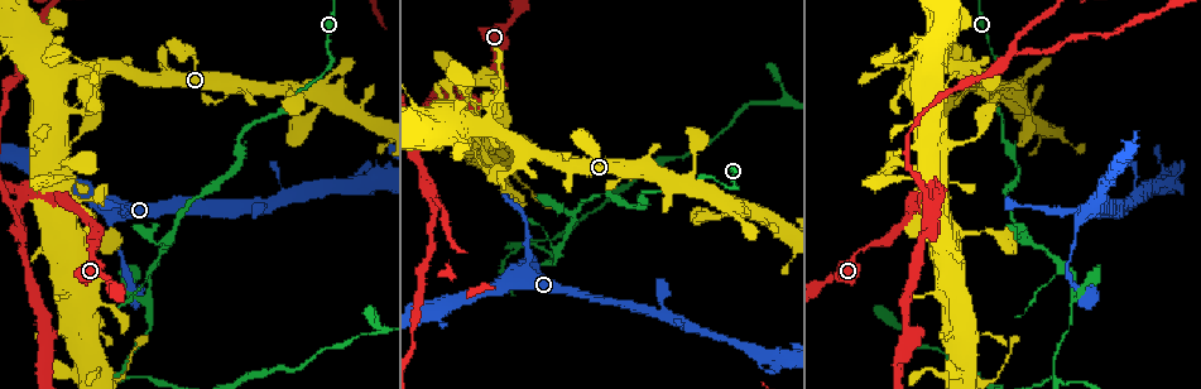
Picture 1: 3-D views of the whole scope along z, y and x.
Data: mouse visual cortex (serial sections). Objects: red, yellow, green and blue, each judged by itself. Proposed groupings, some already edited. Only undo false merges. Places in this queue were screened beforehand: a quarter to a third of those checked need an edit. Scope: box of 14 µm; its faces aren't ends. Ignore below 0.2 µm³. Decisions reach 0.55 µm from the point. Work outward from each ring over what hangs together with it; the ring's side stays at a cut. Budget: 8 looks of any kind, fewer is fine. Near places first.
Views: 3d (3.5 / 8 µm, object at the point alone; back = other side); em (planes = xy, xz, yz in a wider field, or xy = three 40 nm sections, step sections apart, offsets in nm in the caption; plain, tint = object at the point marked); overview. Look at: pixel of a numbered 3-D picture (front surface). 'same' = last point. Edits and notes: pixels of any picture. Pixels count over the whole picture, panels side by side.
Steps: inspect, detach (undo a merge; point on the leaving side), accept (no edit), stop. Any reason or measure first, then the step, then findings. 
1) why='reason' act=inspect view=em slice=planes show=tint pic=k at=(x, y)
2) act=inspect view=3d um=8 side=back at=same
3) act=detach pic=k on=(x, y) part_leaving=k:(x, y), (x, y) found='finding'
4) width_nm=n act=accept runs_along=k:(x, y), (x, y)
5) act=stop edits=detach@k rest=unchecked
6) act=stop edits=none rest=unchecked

why='two arms in line, one across' act=inspect view=3d um=3.5 pic=1 at=(17, 210)

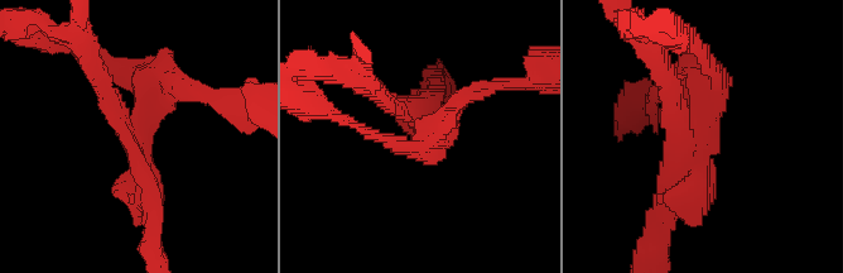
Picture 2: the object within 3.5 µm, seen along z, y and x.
arms=3 arm_widths_nm=200,350,350 act=inspect view=em slice=xy step=2 show=tint pic=2 at=(134, 132)

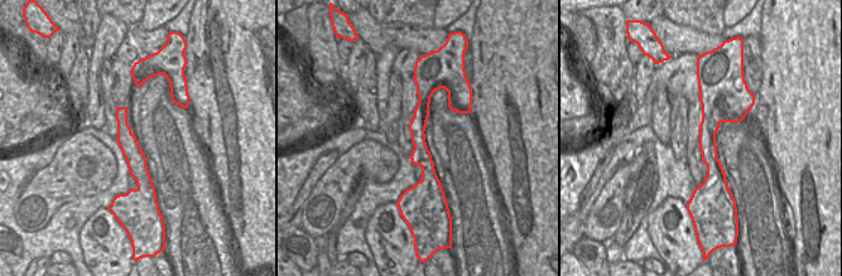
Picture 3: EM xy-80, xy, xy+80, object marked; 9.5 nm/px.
why='another direction' act=inspect view=em slice=xy step=5 show=tint at=same

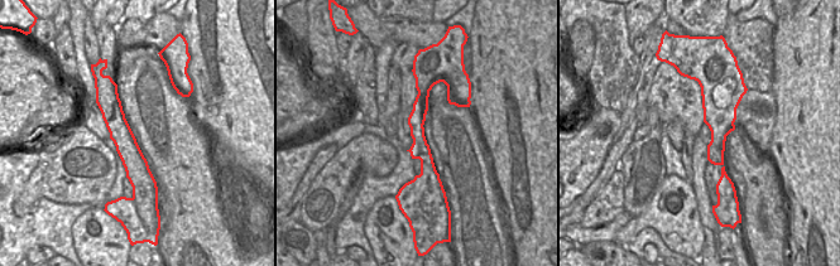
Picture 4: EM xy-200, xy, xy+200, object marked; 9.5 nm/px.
act=detach pic=2 on=(432, 70) part_leaving=2:(410, 121), (367, 86), (364, 76) found='a second cell is stuck on'

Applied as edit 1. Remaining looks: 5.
act=inspect view=overview

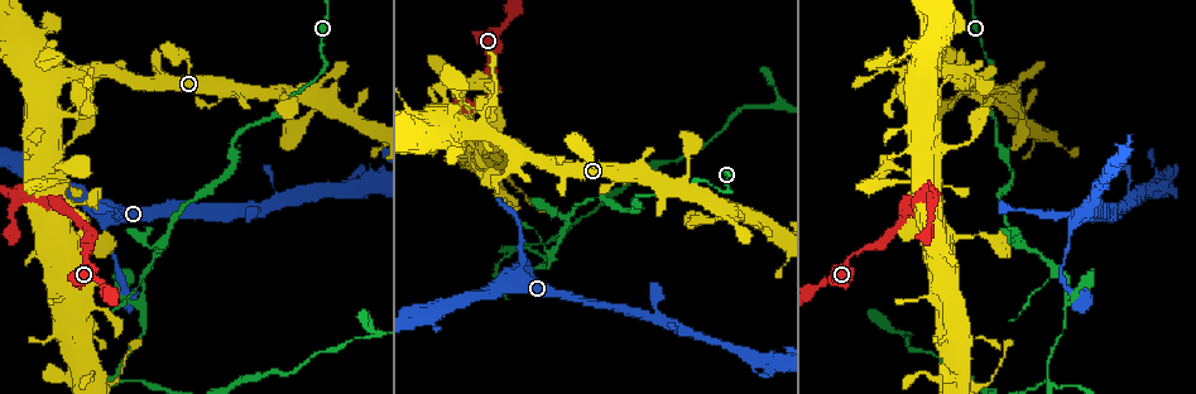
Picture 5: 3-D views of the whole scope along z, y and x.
act=inspect view=3d um=8 pic=5 at=(543, 267)

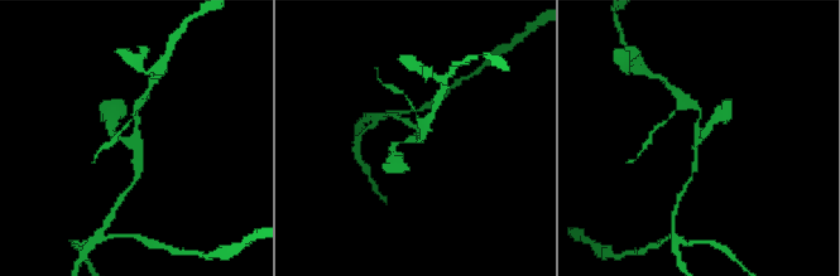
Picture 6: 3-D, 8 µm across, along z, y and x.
why='zoom in' act=inspect view=3d um=3.5 pic=6 at=(135, 138)

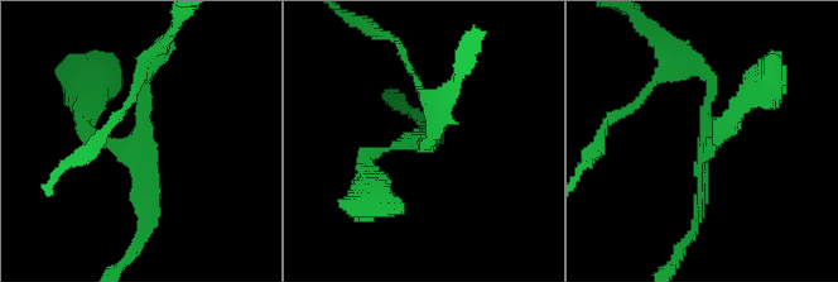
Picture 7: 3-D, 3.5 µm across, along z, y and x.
why='need the tissue' act=inspect view=em slice=planes show=tint pic=7 at=(707, 146)

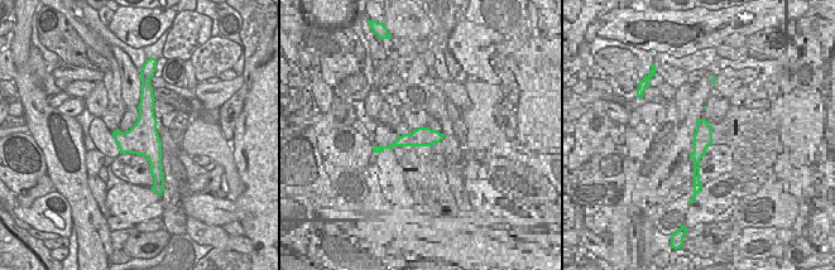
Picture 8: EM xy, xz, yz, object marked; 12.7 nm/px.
act=accept runs_along=7:(701, 65), (711, 100), (694, 228) found='continuous, no second cell'

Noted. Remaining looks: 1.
why='abrupt turn' act=inspect view=3d um=3.5 side=back pic=5 at=(101, 226)

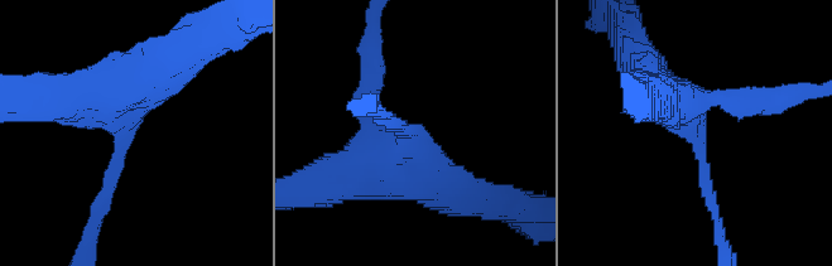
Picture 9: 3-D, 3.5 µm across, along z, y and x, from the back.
act=accept runs_along=9:(659, 97), (695, 125), (711, 206) found='all the same cell'

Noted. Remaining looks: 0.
act=stop edits=detach@2 rest=unchecked

